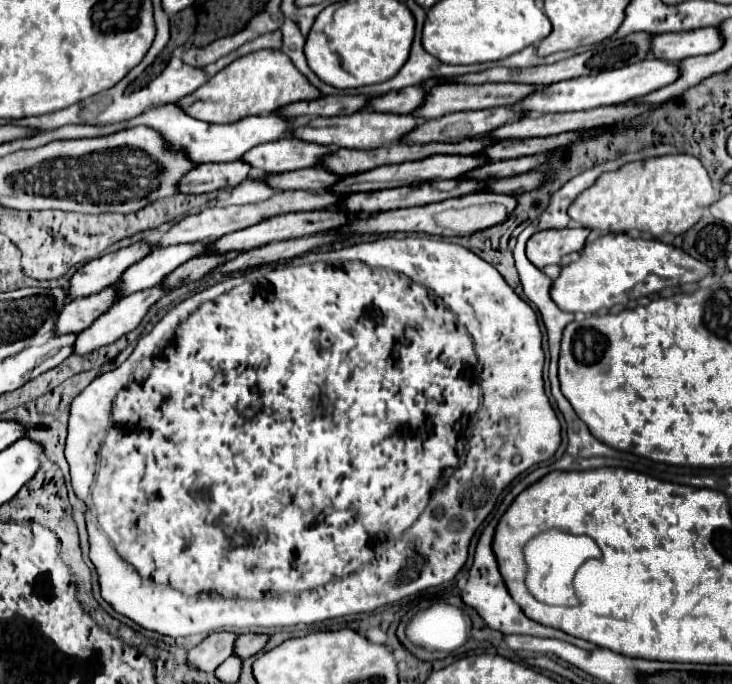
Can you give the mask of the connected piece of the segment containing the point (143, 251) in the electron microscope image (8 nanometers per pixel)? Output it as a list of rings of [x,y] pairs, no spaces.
[[[139,240],[117,252],[111,252],[111,254],[105,254],[101,258],[87,262],[73,274],[71,284],[69,284],[69,294],[91,296],[91,294],[101,292],[107,286],[117,284],[129,266],[133,266],[135,262],[141,262],[153,250],[155,246],[151,242]]]

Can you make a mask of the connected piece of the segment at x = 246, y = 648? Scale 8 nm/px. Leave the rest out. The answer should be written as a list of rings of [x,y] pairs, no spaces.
[[[241,634],[235,644],[235,654],[241,658],[249,658],[257,652],[261,652],[267,644],[269,636],[267,634]]]

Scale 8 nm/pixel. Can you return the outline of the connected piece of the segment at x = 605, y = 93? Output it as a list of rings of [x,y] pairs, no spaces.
[[[643,60],[631,66],[623,66],[619,70],[607,70],[599,72],[587,78],[571,78],[567,82],[557,82],[555,86],[545,86],[543,90],[527,96],[523,102],[515,104],[517,110],[529,112],[529,114],[545,114],[545,112],[575,112],[575,110],[589,110],[597,106],[607,104],[623,104],[635,98],[641,98],[653,90],[659,90],[679,78],[677,64],[665,62],[665,60]]]

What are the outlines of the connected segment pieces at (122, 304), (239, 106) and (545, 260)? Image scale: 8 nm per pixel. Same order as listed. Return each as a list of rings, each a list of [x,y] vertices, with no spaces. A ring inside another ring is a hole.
[[[159,284],[121,298],[115,306],[111,306],[111,310],[107,310],[107,314],[99,316],[87,330],[79,332],[75,354],[89,354],[137,328],[147,310],[165,294],[165,284]]]
[[[259,50],[231,62],[205,86],[179,100],[179,106],[193,118],[215,124],[231,124],[247,116],[271,114],[293,102],[315,98],[321,98],[321,92],[307,82],[307,78],[293,66],[293,62],[283,52]]]
[[[563,228],[563,230],[537,232],[527,242],[527,258],[537,268],[559,264],[563,256],[581,252],[585,248],[587,236],[589,236],[587,228]]]

